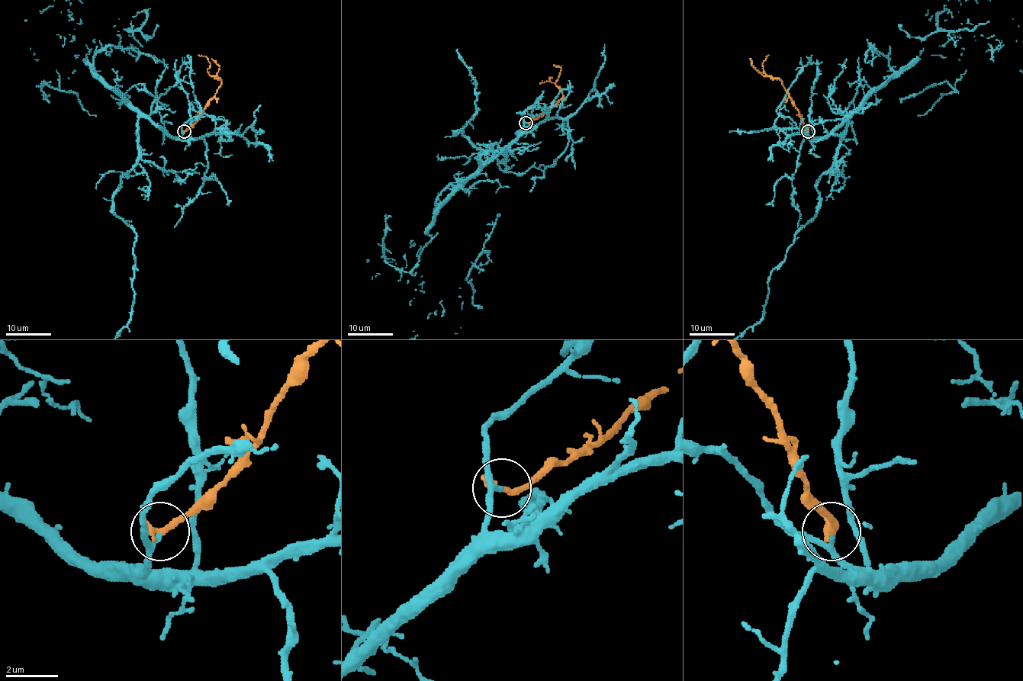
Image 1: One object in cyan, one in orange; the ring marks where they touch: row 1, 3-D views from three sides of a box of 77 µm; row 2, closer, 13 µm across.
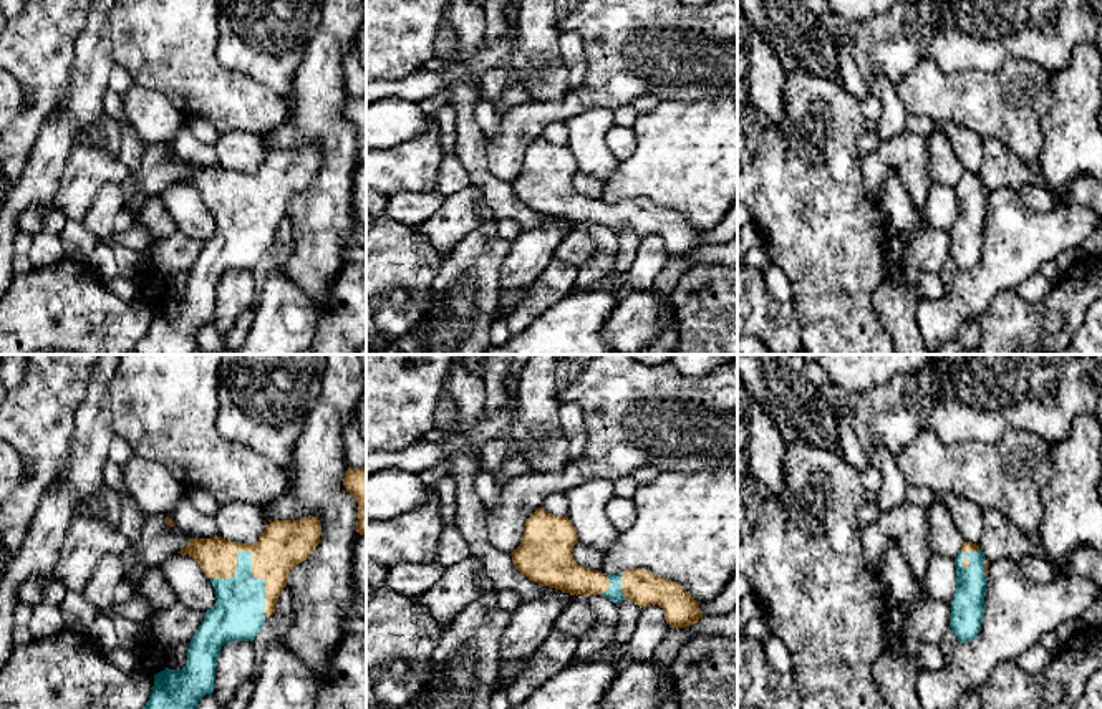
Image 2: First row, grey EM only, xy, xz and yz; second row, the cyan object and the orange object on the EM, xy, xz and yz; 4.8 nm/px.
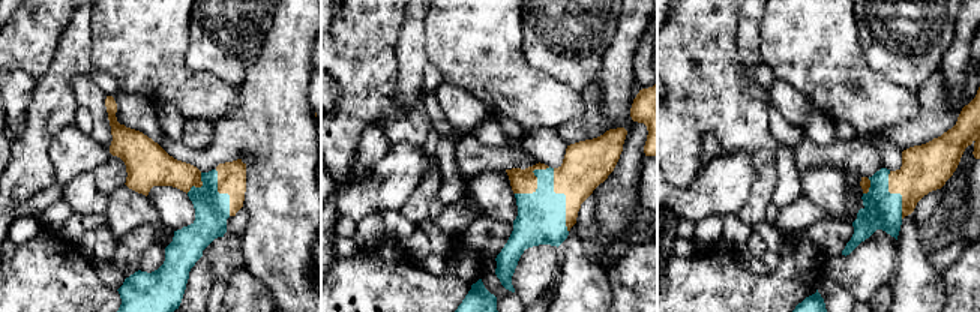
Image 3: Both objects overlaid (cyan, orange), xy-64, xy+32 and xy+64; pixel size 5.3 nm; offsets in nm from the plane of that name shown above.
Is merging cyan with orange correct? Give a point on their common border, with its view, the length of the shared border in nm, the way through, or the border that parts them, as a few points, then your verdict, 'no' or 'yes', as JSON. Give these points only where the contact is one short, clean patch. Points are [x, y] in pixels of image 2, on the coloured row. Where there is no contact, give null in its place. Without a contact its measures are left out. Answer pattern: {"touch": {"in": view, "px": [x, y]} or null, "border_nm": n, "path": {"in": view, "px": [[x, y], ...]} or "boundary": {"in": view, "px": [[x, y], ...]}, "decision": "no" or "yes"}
{"touch": {"in": "xy", "px": [260, 578]}, "border_nm": 360, "path": {"in": "xy", "px": [[239, 613], [247, 592], [260, 578], [260, 570], [284, 544]]}, "decision": "yes"}

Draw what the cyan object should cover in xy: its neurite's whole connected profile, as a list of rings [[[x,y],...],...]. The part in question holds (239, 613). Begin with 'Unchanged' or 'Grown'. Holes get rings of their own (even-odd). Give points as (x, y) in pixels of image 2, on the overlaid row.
Grown. [[[308,515],[270,522],[257,543],[191,538],[179,553],[201,565],[217,600],[189,643],[186,666],[154,674],[152,692],[143,709],[197,709],[197,702],[214,692],[222,646],[255,639],[275,613],[290,570],[312,555],[320,533],[320,520]]]

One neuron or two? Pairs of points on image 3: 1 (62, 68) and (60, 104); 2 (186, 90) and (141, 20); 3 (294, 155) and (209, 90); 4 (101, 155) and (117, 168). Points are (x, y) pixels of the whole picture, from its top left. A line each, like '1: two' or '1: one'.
1: one
2: one
3: two
4: two

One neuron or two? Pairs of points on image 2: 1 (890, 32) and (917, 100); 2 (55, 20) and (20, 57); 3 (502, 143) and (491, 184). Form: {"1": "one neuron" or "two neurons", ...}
{"1": "two neurons", "2": "one neuron", "3": "two neurons"}

